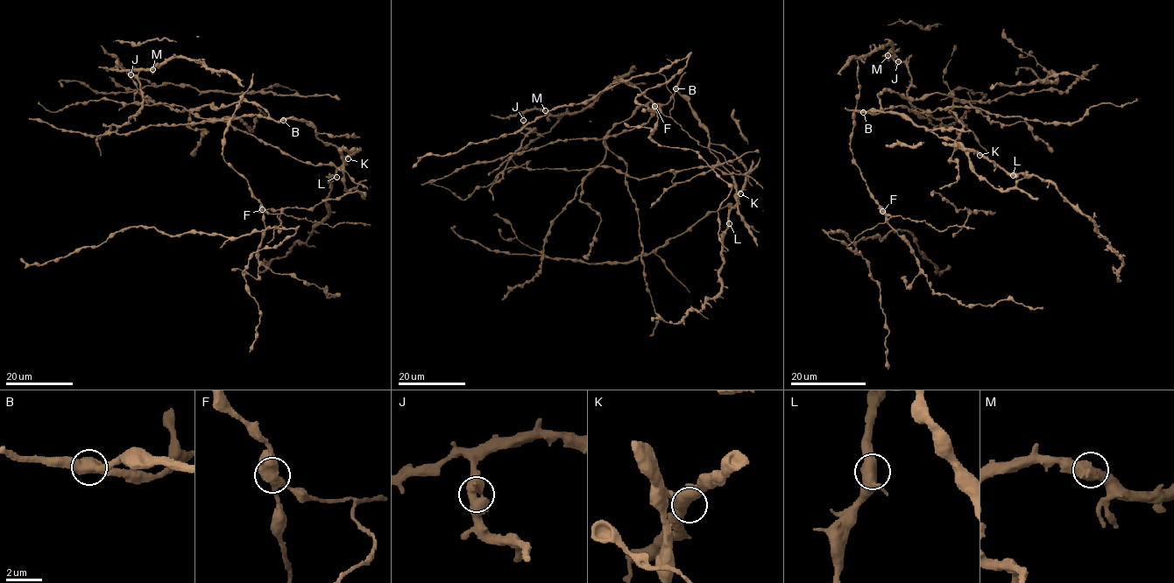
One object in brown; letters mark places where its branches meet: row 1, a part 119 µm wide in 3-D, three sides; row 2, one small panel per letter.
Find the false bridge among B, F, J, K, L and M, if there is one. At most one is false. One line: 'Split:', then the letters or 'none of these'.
Split: F

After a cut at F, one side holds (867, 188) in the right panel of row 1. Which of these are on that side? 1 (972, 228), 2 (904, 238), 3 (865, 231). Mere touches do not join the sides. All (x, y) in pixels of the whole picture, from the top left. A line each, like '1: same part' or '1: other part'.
1: other part
2: same part
3: other part

